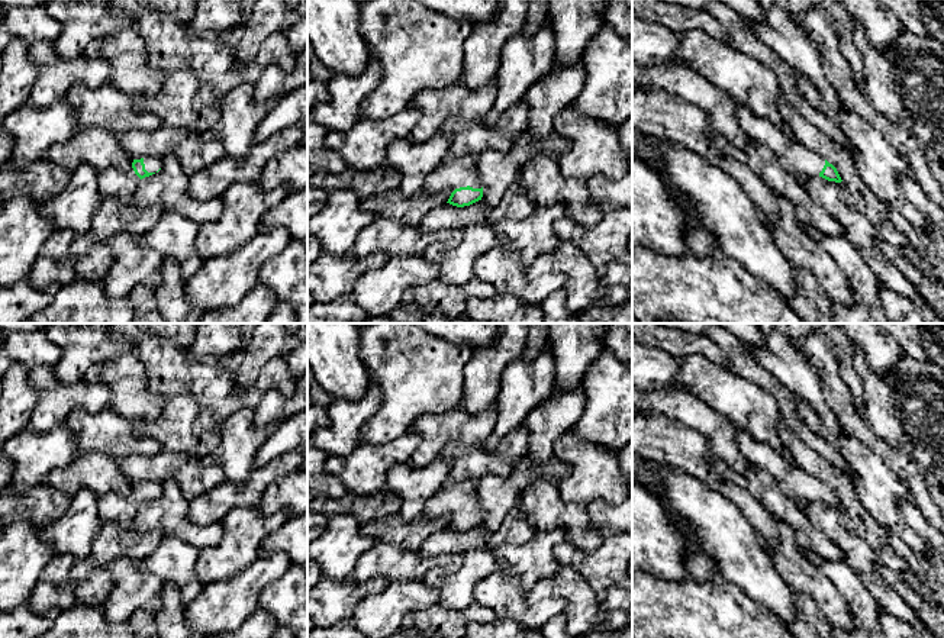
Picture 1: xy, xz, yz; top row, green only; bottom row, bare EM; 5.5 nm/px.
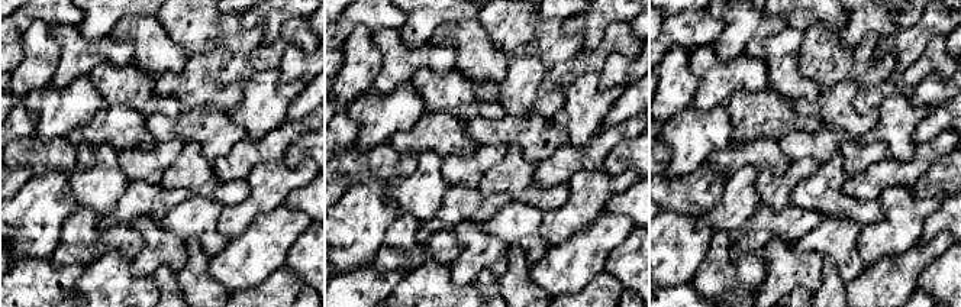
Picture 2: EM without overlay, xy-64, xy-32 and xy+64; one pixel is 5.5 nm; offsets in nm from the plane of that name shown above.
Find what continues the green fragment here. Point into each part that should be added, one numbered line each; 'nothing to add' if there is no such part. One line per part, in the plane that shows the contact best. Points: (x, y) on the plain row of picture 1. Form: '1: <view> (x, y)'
1: xz (456, 496)

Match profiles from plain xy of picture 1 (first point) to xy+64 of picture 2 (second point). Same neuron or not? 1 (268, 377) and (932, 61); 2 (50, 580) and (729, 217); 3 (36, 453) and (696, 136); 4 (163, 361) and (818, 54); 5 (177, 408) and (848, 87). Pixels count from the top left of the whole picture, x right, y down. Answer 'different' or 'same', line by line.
1: same
2: different
3: same
4: same
5: same

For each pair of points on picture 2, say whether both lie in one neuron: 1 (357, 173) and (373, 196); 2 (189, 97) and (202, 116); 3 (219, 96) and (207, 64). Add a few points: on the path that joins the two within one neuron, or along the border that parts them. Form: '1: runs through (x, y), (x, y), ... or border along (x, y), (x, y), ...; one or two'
1: border along (390, 184), (380, 178), (367, 178), (348, 187); two
2: border along (183, 110), (215, 104), (229, 113); two
3: runs through (212, 89), (207, 84), (207, 71); one

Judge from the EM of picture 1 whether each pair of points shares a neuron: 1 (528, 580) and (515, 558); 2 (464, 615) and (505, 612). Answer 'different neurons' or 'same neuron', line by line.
1: same neuron
2: different neurons

